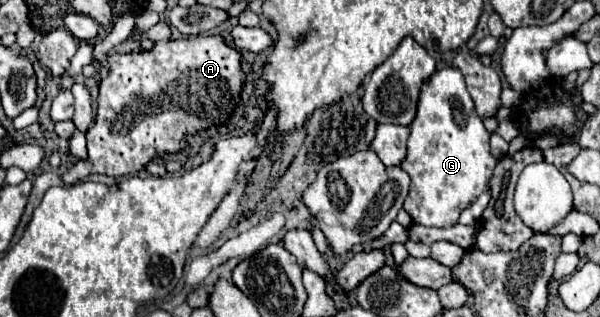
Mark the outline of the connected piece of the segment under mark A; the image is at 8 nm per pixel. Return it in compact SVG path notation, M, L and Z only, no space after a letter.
M181 37L175 41L159 41L151 51L133 51L133 53L115 53L109 55L109 71L99 83L97 99L97 117L93 129L87 131L87 159L79 159L73 169L63 173L67 185L83 181L91 173L103 173L109 177L135 175L145 163L163 153L175 153L183 147L183 137L199 129L225 123L231 115L241 83L241 53L229 47L223 37Z

